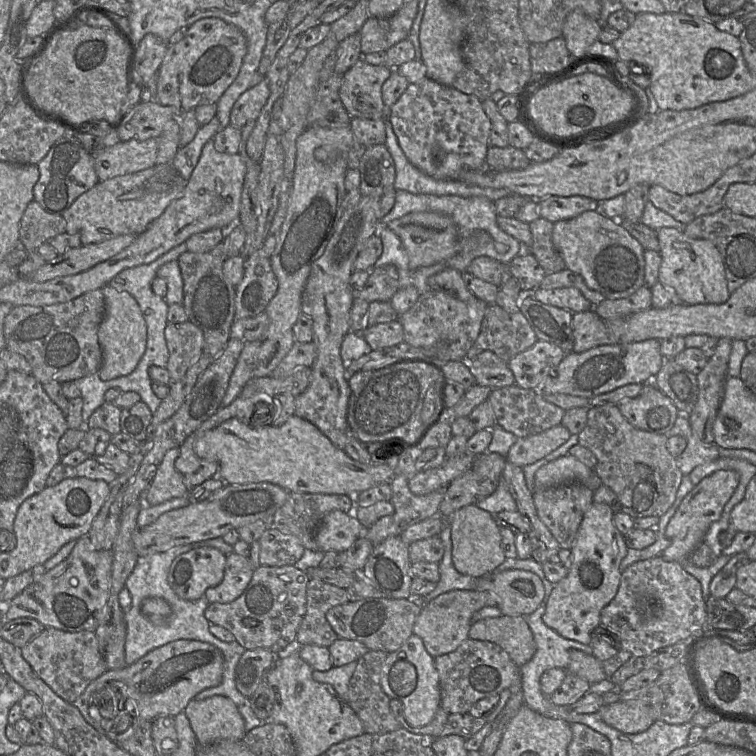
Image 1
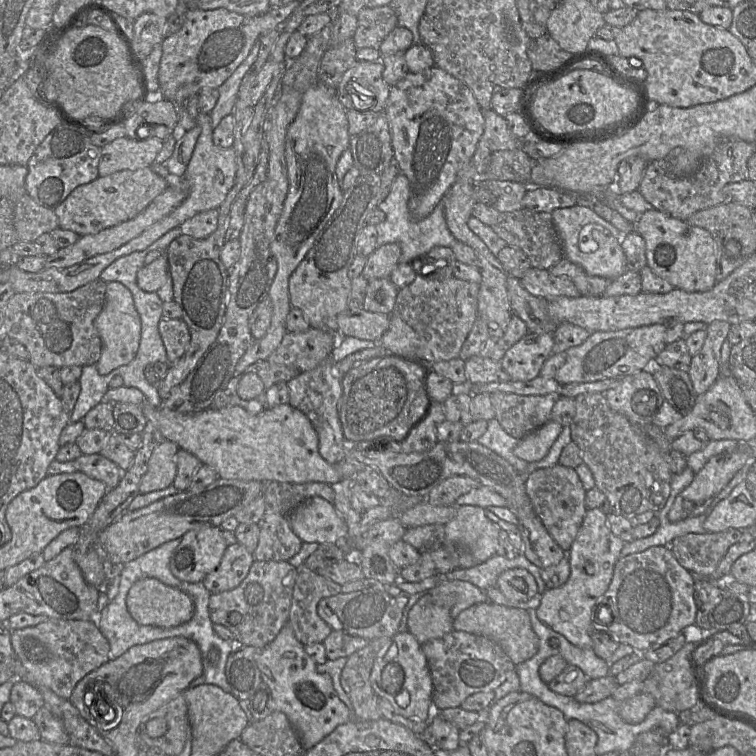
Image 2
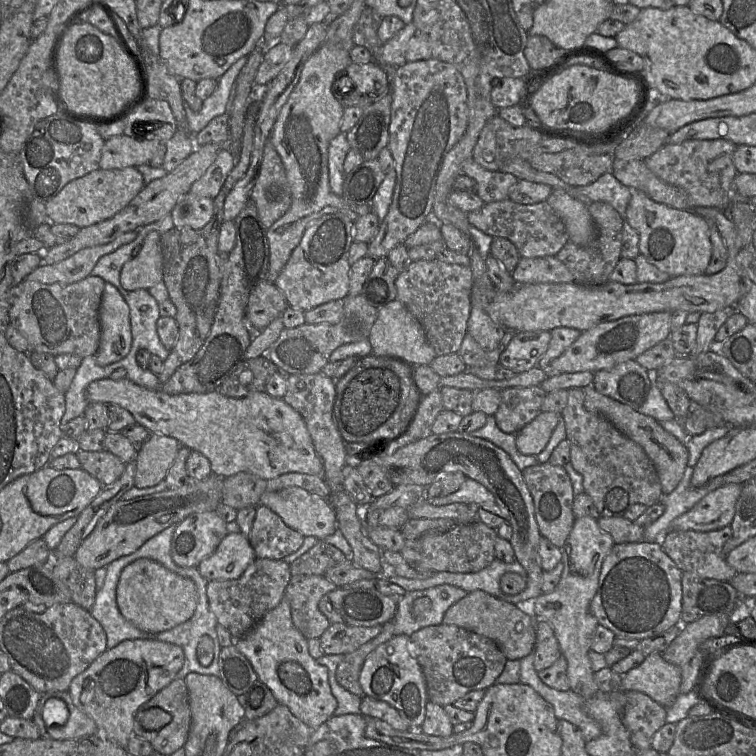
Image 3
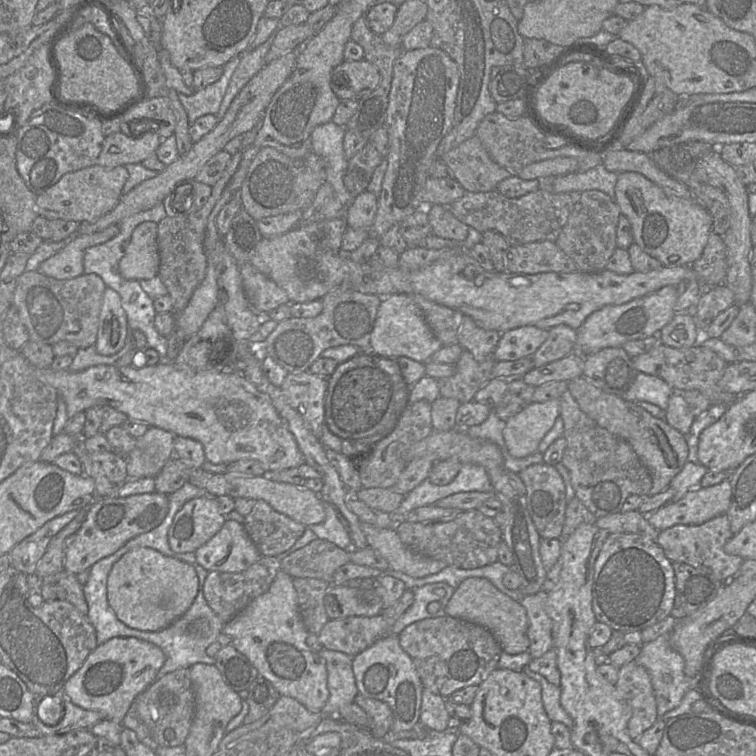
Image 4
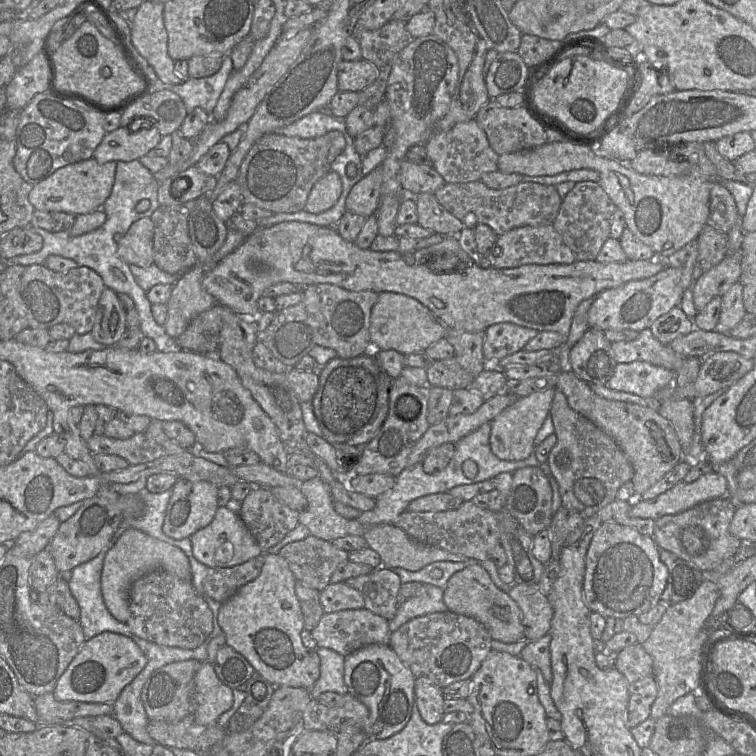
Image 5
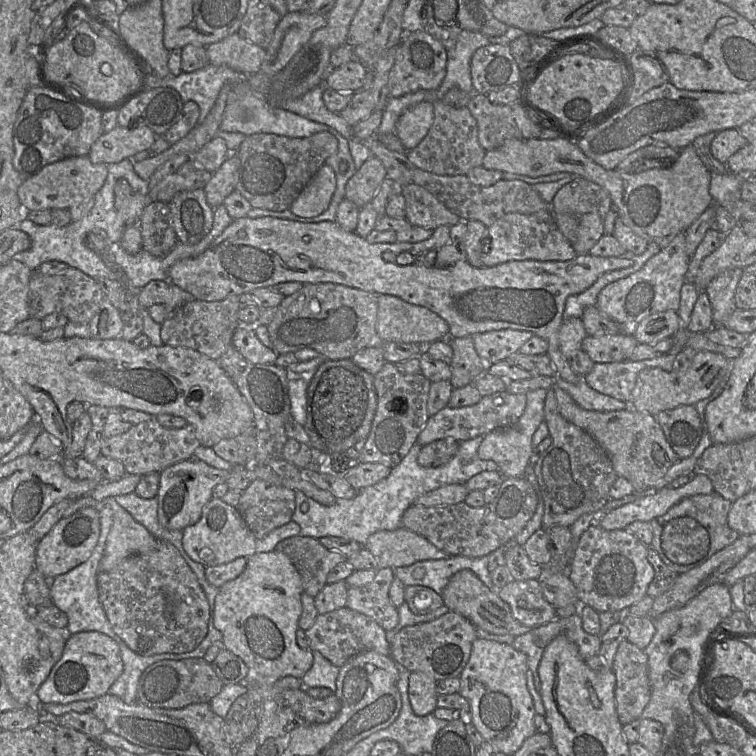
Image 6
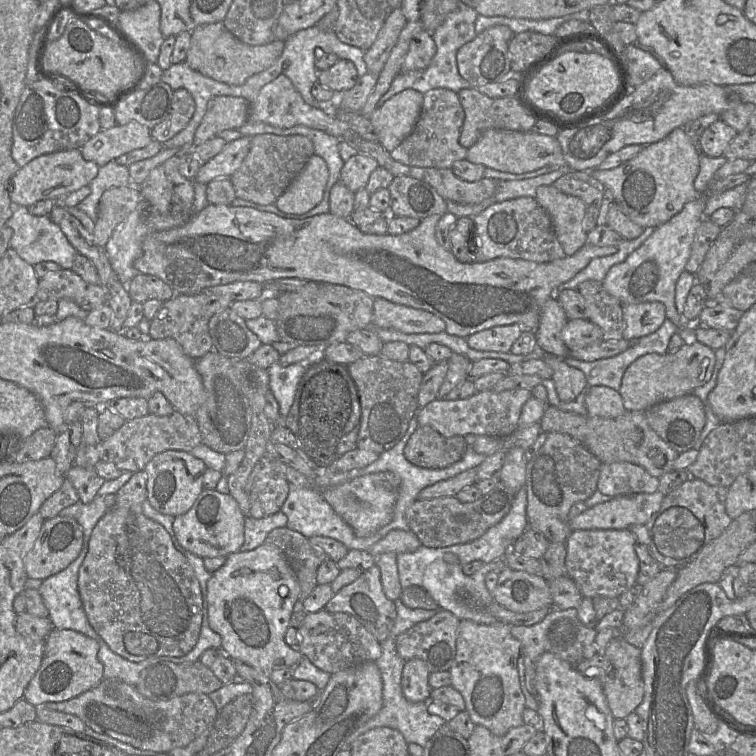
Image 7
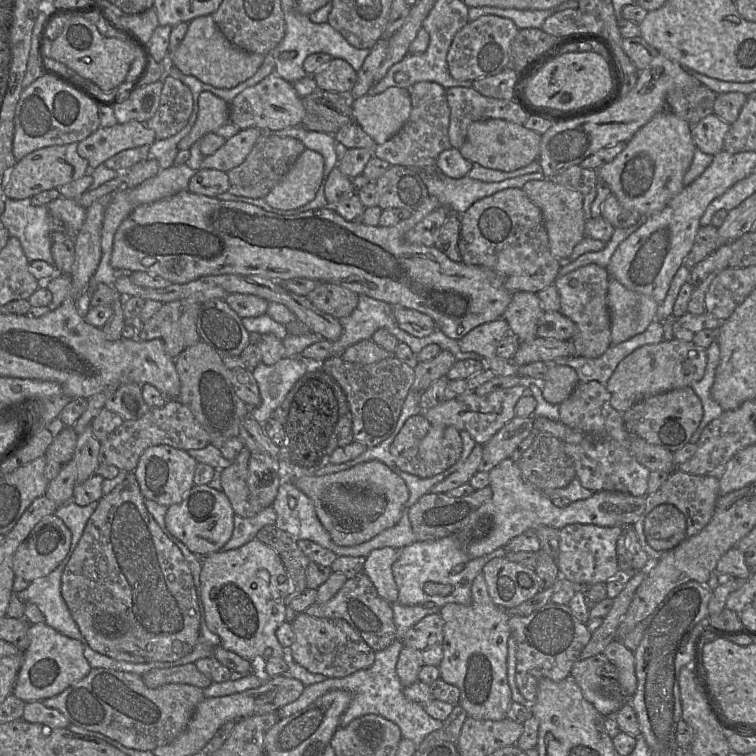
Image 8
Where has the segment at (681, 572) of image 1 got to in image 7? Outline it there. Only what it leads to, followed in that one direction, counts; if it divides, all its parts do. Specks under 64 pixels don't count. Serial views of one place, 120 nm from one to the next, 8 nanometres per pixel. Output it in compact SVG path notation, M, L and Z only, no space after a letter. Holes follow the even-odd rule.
M629 529L571 531L565 541L566 575L574 581L583 597L618 598L636 584L639 572L636 543L635 536Z

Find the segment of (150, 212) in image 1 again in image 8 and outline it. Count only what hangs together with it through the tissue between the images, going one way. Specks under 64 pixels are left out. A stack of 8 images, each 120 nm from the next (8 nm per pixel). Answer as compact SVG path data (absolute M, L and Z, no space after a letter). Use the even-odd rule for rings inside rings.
M78 143L54 145L40 148L18 160L4 181L6 198L22 200L50 189L75 181L89 173L88 161L77 152Z

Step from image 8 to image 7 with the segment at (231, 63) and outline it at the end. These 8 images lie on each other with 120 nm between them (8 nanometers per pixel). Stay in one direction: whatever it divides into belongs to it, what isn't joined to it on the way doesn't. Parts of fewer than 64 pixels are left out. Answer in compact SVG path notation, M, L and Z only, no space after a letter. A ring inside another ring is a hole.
M215 22L200 25L191 31L190 47L184 62L204 76L229 85L241 85L272 65L283 48L284 42L279 39L260 46L248 45L233 36L223 22Z

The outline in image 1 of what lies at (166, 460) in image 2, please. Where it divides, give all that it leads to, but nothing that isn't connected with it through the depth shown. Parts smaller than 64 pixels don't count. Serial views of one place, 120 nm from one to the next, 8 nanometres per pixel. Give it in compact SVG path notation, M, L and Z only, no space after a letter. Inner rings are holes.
M179 448L166 452L151 484L144 493L146 504L143 506L159 505L173 498L184 497L188 493L183 476L175 468L175 460L179 454Z

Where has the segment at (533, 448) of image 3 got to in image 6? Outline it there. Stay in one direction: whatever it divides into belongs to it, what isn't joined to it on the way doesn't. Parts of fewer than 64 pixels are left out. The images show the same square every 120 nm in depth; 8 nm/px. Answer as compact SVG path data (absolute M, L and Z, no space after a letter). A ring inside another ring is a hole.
M538 388L526 393L525 409L518 421L511 427L496 429L484 435L478 448L478 456L485 460L492 460L498 465L498 471L503 477L525 477L533 452L532 437L544 420L544 404L548 390Z

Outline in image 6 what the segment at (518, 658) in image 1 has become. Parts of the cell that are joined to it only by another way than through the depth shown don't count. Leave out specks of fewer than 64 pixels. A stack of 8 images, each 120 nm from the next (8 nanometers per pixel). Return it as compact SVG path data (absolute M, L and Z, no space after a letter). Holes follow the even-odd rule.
M469 569L460 570L449 579L443 590L442 599L449 610L462 615L471 621L475 627L479 627L491 634L509 634L516 637L530 630L529 627L521 624L513 617L509 605L498 596L497 590L488 588Z

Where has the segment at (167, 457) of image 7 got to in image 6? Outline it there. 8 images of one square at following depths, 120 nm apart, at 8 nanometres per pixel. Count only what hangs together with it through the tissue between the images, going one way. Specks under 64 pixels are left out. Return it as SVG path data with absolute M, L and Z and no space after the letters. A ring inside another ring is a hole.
M191 458L178 462L159 473L158 520L169 530L180 530L195 524L201 517L203 507L212 498L212 490L219 483L226 483L231 470L212 467L204 461Z

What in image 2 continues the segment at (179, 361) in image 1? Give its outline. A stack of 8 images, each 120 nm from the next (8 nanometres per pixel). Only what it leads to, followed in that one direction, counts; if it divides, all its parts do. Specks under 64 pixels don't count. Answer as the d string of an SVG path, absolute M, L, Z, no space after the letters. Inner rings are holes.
M161 318L158 328L166 350L167 363L171 365L183 356L189 346L191 336L188 326L182 319Z

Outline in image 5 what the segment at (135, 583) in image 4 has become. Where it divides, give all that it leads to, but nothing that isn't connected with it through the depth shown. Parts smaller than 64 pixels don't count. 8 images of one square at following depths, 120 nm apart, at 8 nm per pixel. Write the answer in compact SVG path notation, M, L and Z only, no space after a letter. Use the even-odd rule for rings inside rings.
M127 528L107 552L101 572L101 593L104 604L117 620L127 623L131 617L129 590L131 585L145 574L163 569L178 578L191 581L191 565L187 556L178 548L135 529Z

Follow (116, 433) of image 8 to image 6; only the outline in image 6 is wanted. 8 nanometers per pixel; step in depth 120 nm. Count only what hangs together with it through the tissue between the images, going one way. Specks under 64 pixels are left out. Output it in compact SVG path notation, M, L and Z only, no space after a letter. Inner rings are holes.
M156 419L132 425L125 433L105 438L101 445L101 454L121 462L127 474L145 475L162 472L164 469L183 460L194 457L195 449L200 445L193 425L178 429L162 426Z

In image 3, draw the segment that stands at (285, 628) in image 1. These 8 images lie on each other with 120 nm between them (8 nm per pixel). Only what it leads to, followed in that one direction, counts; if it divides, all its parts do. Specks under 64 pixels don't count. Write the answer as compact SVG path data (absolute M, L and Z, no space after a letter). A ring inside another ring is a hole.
M256 558L239 578L212 580L207 583L209 609L218 624L226 628L234 639L239 639L279 605L285 597L286 587L291 577L290 565L283 560Z

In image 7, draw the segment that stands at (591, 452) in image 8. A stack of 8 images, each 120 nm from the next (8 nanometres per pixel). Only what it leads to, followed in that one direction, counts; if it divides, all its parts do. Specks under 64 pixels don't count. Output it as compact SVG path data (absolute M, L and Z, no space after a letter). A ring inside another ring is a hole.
M588 386L585 393L587 415L615 418L626 412L622 396L607 386ZM629 462L603 463L597 490L609 497L657 491L659 479Z

